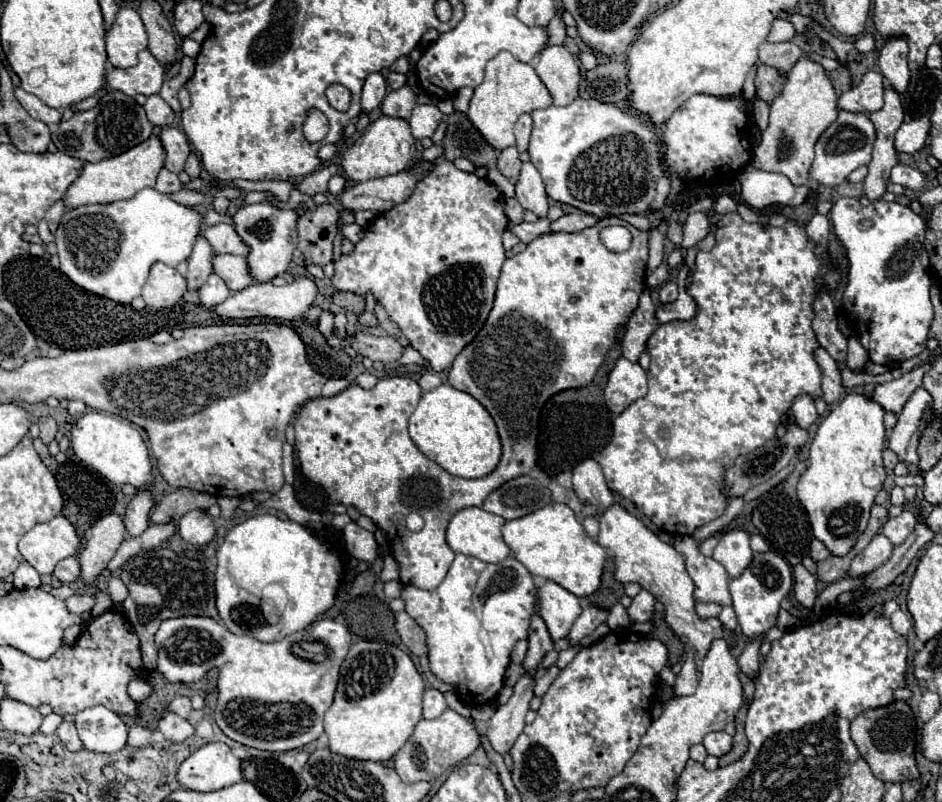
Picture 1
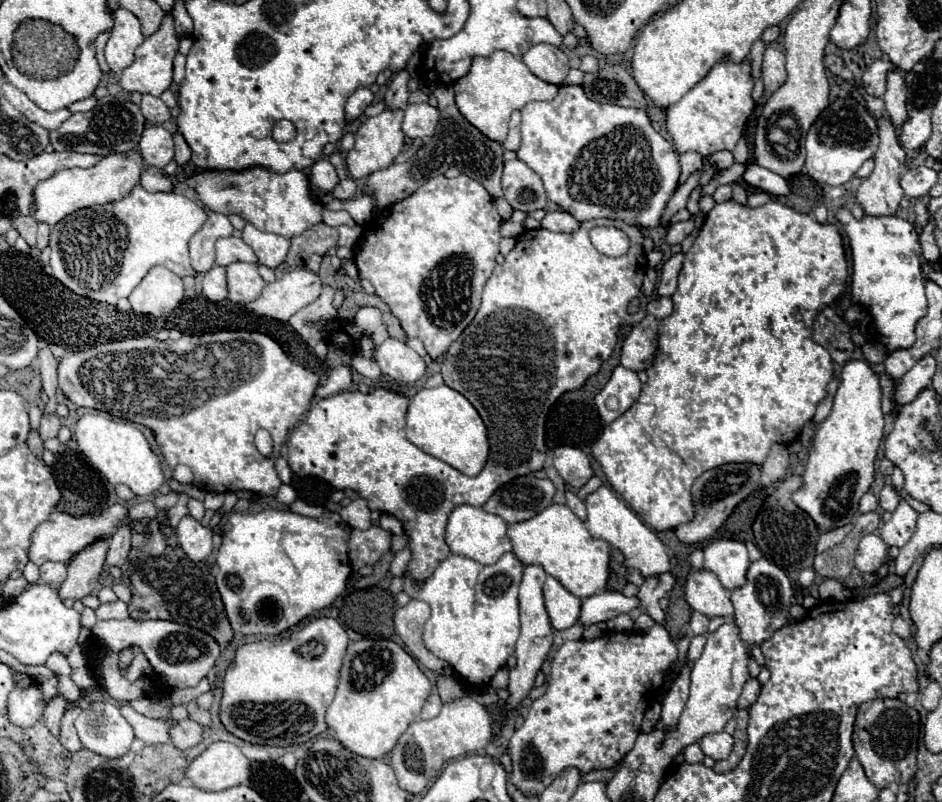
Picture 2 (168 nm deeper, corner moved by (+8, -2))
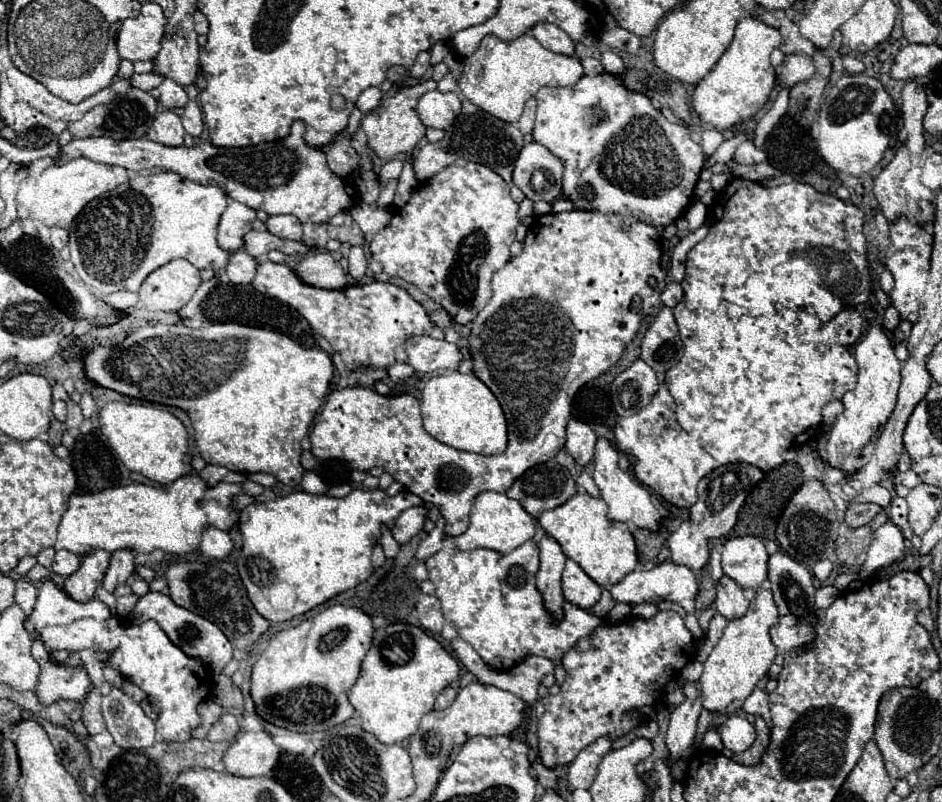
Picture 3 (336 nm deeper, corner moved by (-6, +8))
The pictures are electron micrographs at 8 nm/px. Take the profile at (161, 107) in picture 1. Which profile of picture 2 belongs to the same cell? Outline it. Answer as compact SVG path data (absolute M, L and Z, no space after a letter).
M144 94L144 96L142 96L140 110L142 110L144 118L146 118L150 124L162 124L162 122L166 122L166 120L170 118L168 106L166 106L160 98L156 98L156 96L152 96L152 94Z

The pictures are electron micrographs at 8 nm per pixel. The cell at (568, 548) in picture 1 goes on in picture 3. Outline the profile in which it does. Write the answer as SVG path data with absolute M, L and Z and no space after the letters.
M580 492L562 502L562 506L544 510L536 516L538 526L546 532L548 538L554 538L560 544L564 556L578 562L584 574L588 574L602 588L616 584L636 566L634 538L628 524L608 522L606 510L608 506L602 498L592 498L586 492Z

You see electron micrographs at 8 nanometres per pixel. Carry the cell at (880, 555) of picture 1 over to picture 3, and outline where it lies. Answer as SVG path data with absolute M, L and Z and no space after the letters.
M884 522L876 534L874 540L870 542L868 556L860 571L861 580L872 578L880 568L891 565L893 562L900 560L904 555L905 538L900 528L892 522Z

